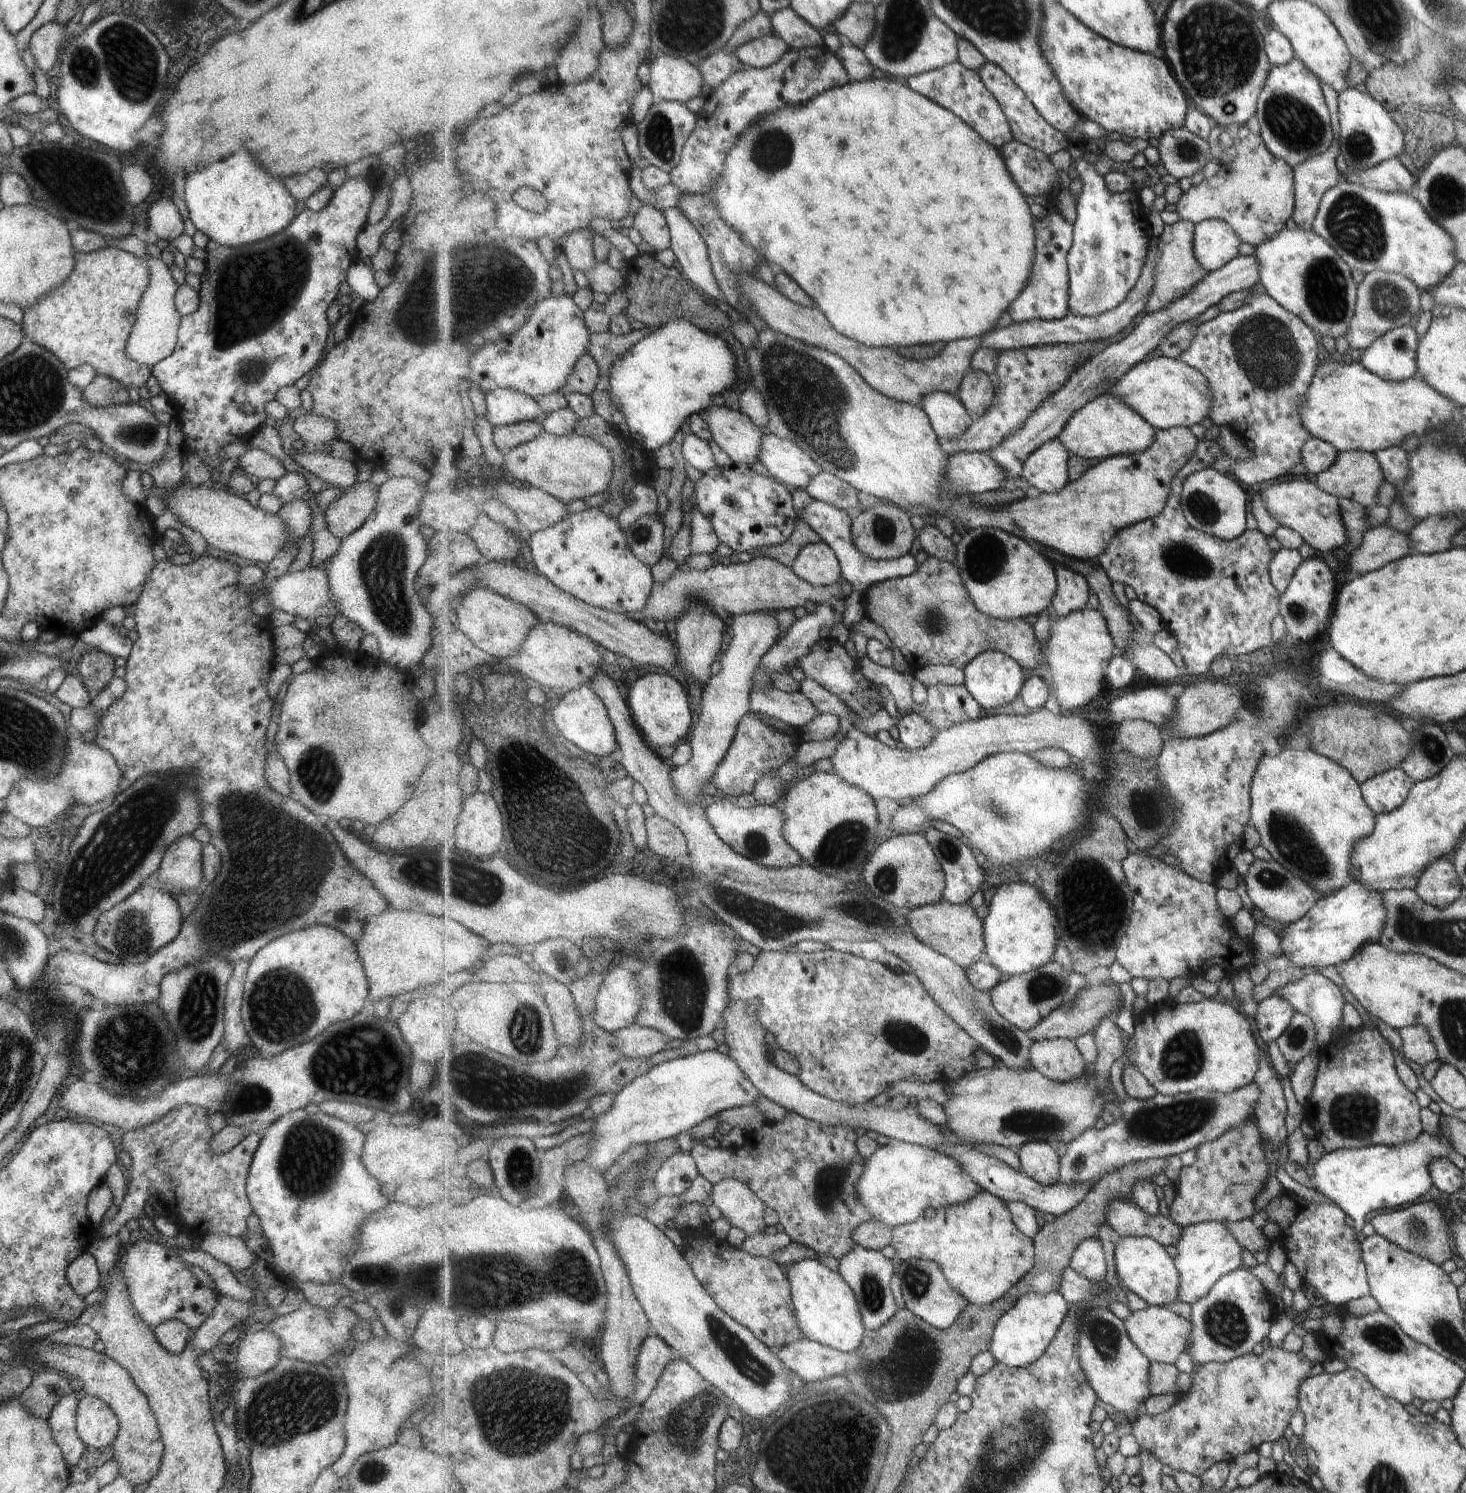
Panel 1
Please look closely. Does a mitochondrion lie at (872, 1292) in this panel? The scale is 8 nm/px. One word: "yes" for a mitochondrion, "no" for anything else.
yes

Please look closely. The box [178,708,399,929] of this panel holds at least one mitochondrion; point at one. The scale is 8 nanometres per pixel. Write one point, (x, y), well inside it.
(316, 768)

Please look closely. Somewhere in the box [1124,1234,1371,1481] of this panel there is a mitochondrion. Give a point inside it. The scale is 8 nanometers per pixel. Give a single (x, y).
(1224, 1323)

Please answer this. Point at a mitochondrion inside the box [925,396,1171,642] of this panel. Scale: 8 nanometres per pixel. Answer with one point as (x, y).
(986, 557)

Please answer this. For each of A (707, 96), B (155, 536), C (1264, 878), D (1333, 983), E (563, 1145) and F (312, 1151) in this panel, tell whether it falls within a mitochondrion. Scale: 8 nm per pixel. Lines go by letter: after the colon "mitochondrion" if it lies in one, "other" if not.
A: other
B: other
C: mitochondrion
D: other
E: other
F: mitochondrion

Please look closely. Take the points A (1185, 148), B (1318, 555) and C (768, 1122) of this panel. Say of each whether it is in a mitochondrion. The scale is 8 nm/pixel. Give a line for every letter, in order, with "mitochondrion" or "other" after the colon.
A: mitochondrion
B: other
C: other

